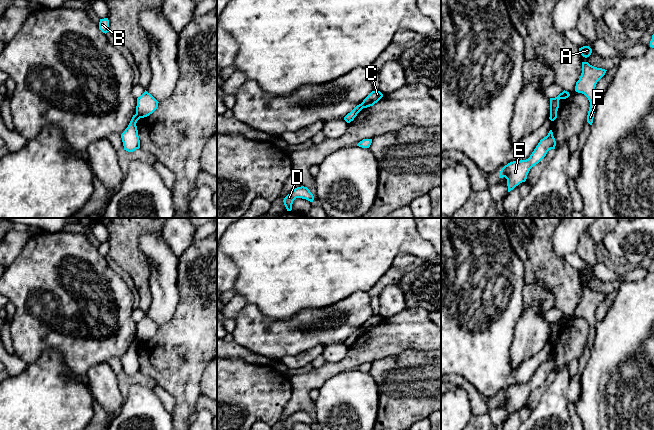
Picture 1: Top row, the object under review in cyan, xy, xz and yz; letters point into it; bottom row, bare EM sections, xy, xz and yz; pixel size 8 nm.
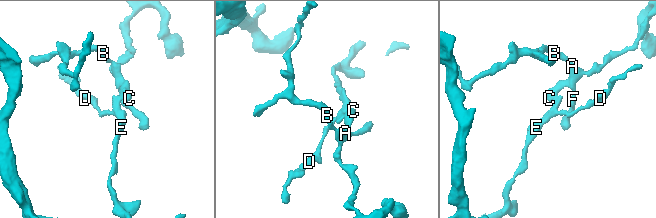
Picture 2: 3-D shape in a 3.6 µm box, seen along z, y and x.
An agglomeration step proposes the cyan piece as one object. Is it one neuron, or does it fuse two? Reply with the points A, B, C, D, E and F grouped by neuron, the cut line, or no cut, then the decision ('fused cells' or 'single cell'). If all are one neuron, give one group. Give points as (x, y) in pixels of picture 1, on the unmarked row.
groups A B C F / D E; cut xy (136, 336), (140, 341); fused cells

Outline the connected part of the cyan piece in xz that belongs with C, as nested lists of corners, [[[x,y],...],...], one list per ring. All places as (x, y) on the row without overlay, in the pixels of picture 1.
[[[372,315],[361,327],[364,332],[373,330],[375,327],[377,327],[381,322],[383,321],[383,318],[380,315]]]

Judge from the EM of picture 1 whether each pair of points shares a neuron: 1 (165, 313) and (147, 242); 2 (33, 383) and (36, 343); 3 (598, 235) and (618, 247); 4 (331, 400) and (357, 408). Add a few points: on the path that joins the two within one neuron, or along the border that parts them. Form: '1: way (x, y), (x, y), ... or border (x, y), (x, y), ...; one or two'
1: way (165, 295), (164, 260); one
2: border (55, 349), (47, 349), (34, 362), (28, 364); two
3: border (614, 228), (601, 241); two
4: way (337, 400), (344, 400), (351, 404); one

